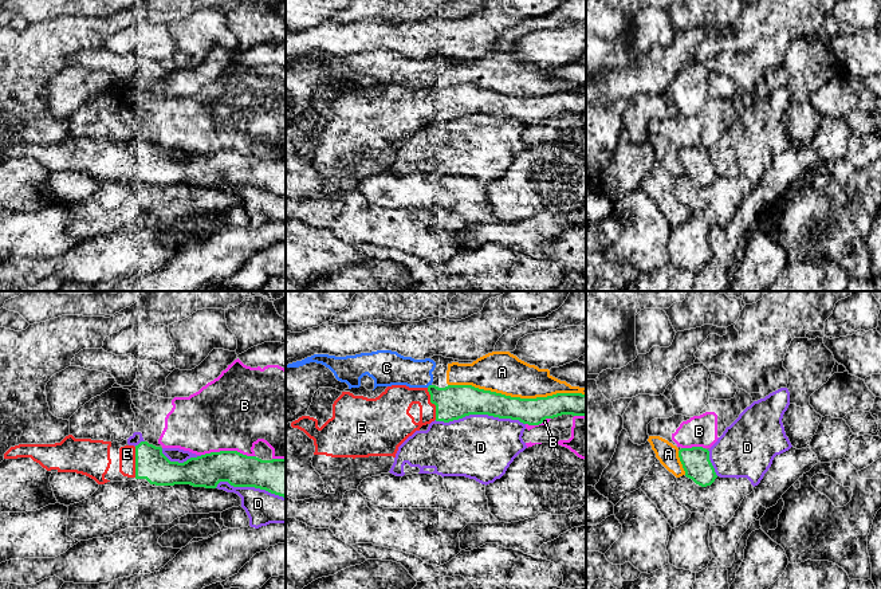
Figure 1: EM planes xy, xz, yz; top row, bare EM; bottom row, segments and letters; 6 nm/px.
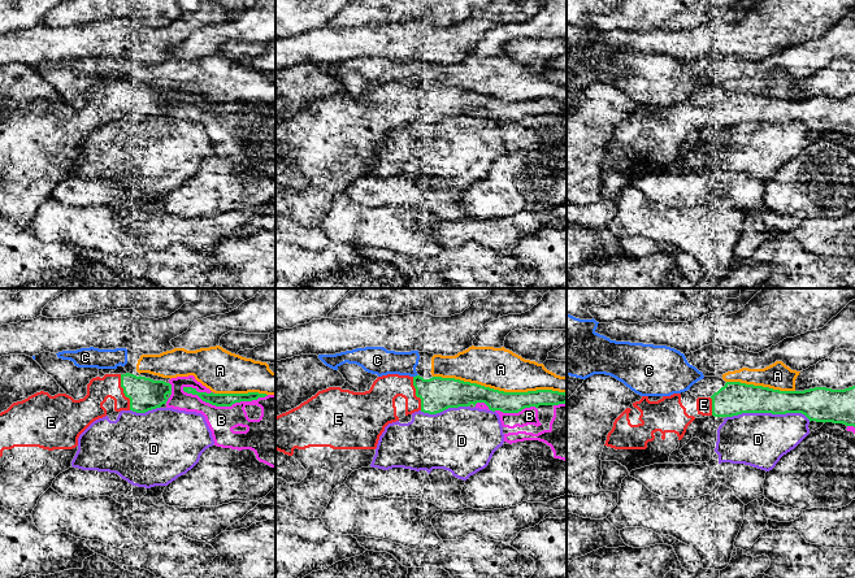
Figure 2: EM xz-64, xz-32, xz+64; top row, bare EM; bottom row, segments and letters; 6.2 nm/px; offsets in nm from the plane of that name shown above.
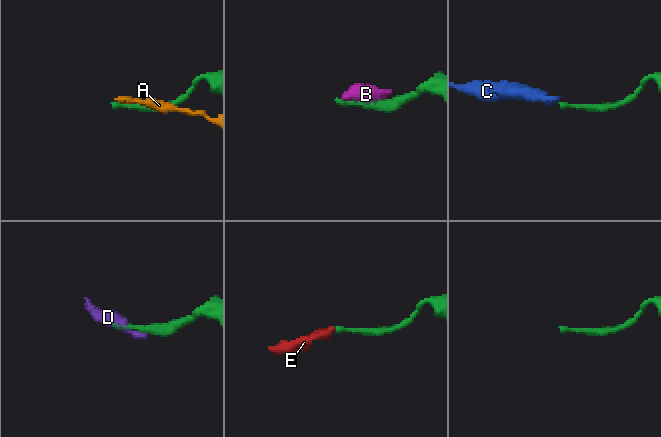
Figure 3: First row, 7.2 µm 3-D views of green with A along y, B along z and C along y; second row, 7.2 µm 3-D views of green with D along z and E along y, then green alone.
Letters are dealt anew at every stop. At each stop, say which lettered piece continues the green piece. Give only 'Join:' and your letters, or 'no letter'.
Join: E

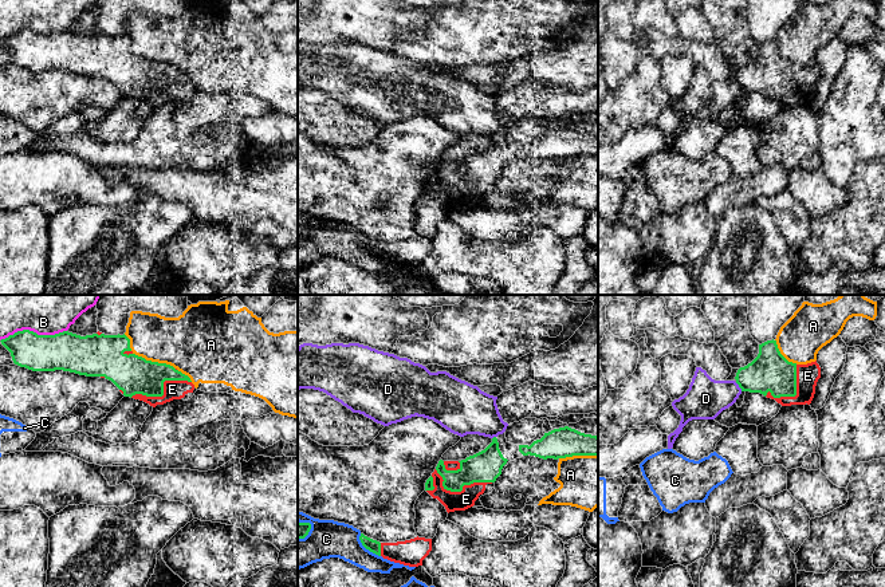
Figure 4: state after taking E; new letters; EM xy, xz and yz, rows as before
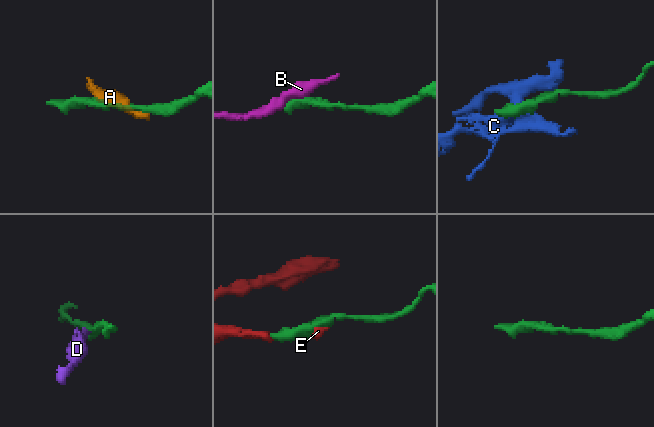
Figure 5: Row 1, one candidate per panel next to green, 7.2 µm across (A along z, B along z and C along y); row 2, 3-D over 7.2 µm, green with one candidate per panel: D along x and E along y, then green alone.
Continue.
Join: E

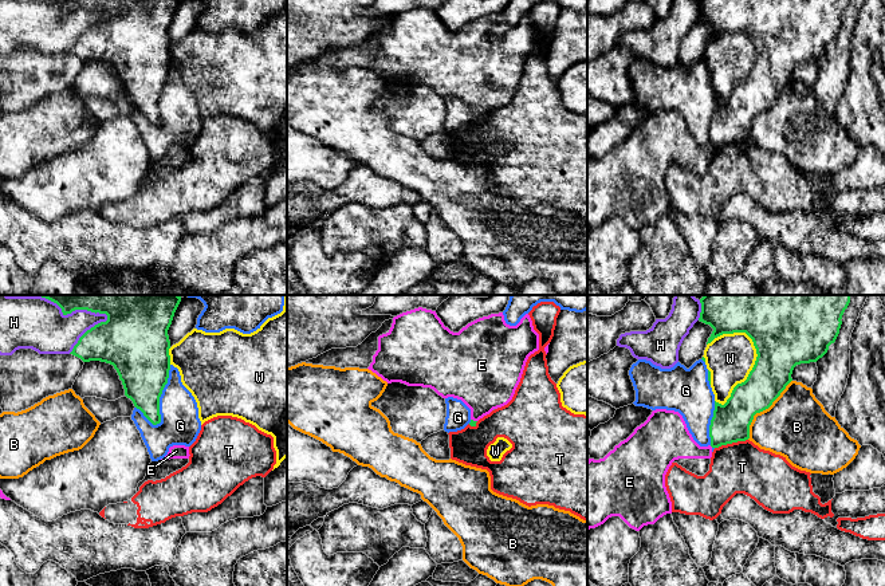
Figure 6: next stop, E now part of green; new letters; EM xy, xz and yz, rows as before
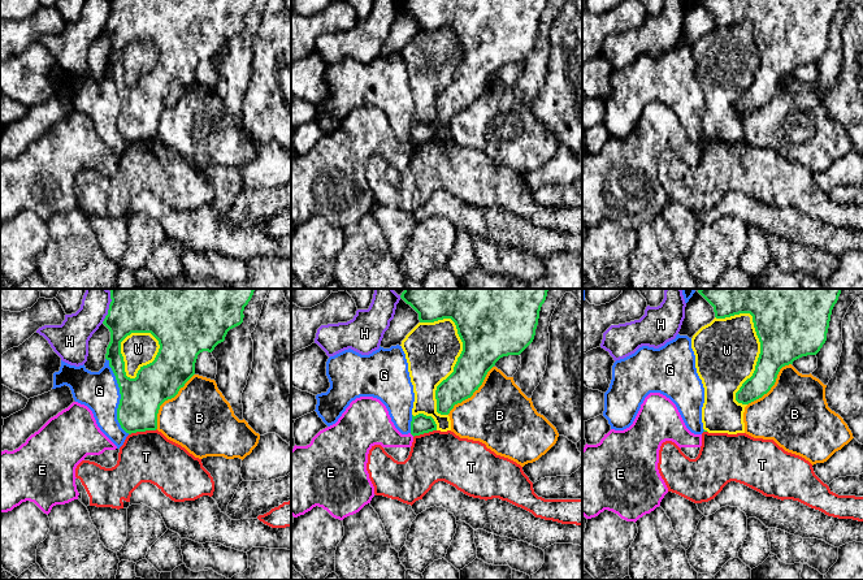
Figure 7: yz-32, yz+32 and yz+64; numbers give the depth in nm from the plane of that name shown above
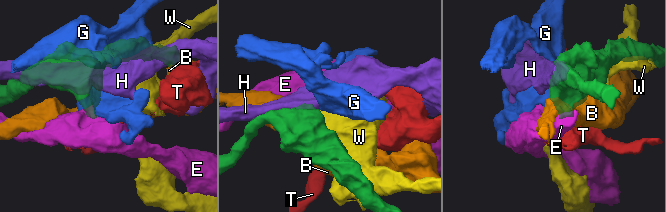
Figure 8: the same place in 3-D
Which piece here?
Join: no letter

